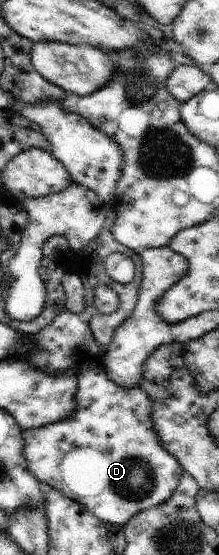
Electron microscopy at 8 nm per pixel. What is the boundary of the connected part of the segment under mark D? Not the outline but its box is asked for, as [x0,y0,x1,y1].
[22,368,184,526]

